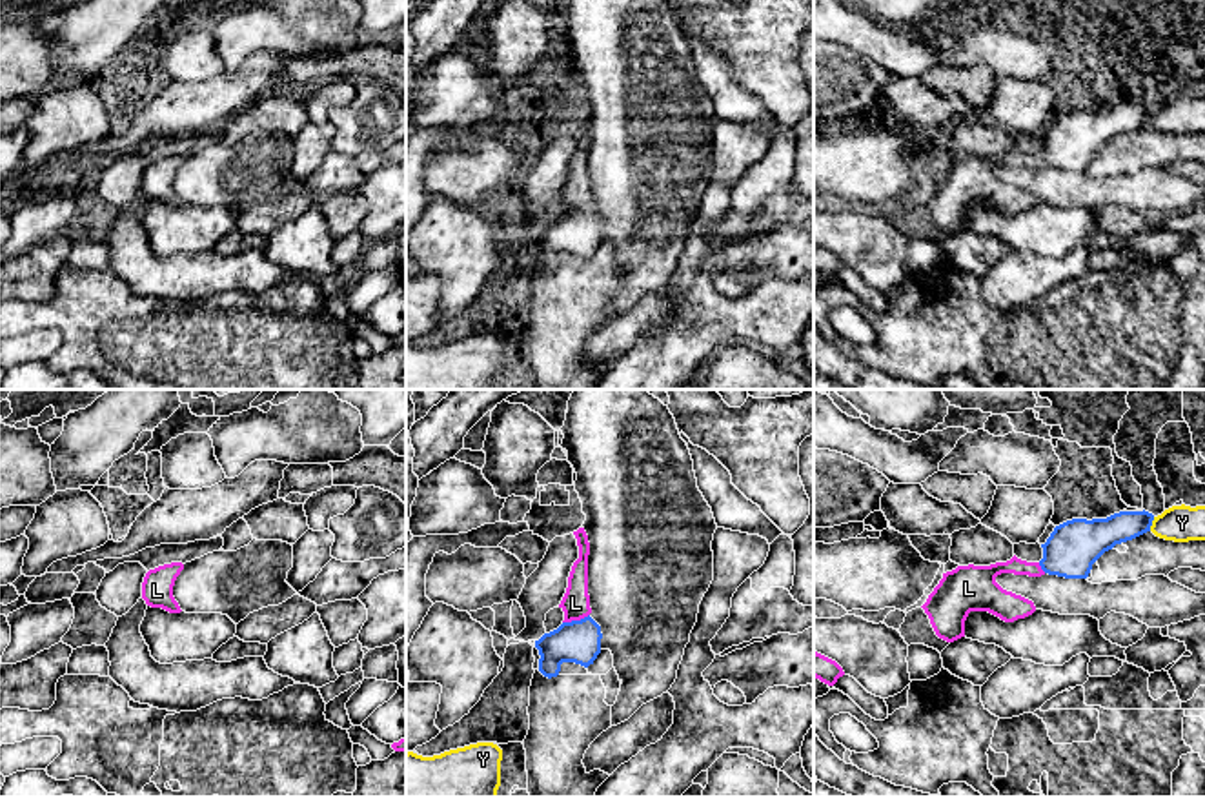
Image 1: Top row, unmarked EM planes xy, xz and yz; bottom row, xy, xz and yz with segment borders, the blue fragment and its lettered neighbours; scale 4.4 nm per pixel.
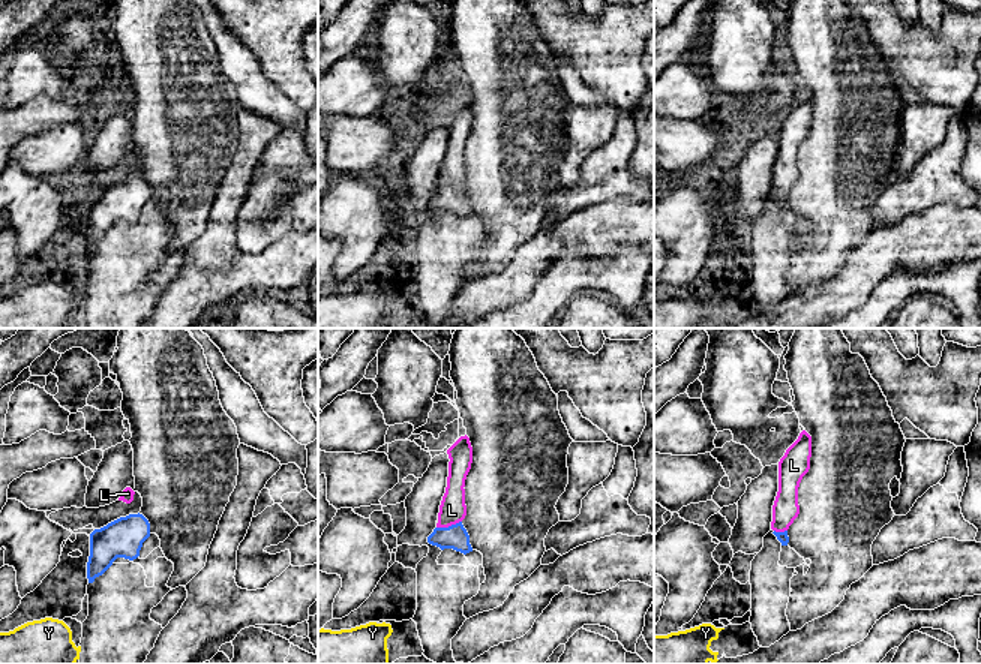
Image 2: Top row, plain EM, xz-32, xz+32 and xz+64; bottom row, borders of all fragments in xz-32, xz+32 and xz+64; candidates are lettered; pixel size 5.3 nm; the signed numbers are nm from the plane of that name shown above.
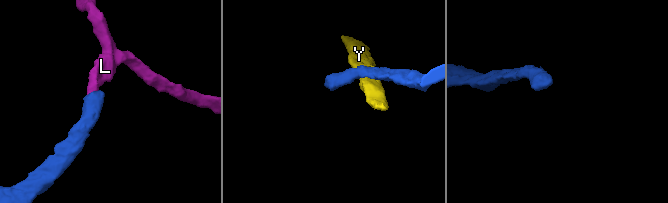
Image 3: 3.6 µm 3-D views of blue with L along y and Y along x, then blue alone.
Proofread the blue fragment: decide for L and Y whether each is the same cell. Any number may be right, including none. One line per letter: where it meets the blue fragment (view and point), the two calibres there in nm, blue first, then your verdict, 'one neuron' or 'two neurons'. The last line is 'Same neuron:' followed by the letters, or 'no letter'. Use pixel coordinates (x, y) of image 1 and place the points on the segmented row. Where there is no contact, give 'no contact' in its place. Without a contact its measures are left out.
L: xz (576, 621) | 190/130 nm | one neuron
Y: yz (1151, 524) | 160/160 nm | two neurons
Same neuron: L

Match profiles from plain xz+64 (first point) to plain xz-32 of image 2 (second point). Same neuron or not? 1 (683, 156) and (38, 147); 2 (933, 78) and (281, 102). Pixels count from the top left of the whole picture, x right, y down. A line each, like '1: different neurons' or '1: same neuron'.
1: same neuron
2: different neurons

